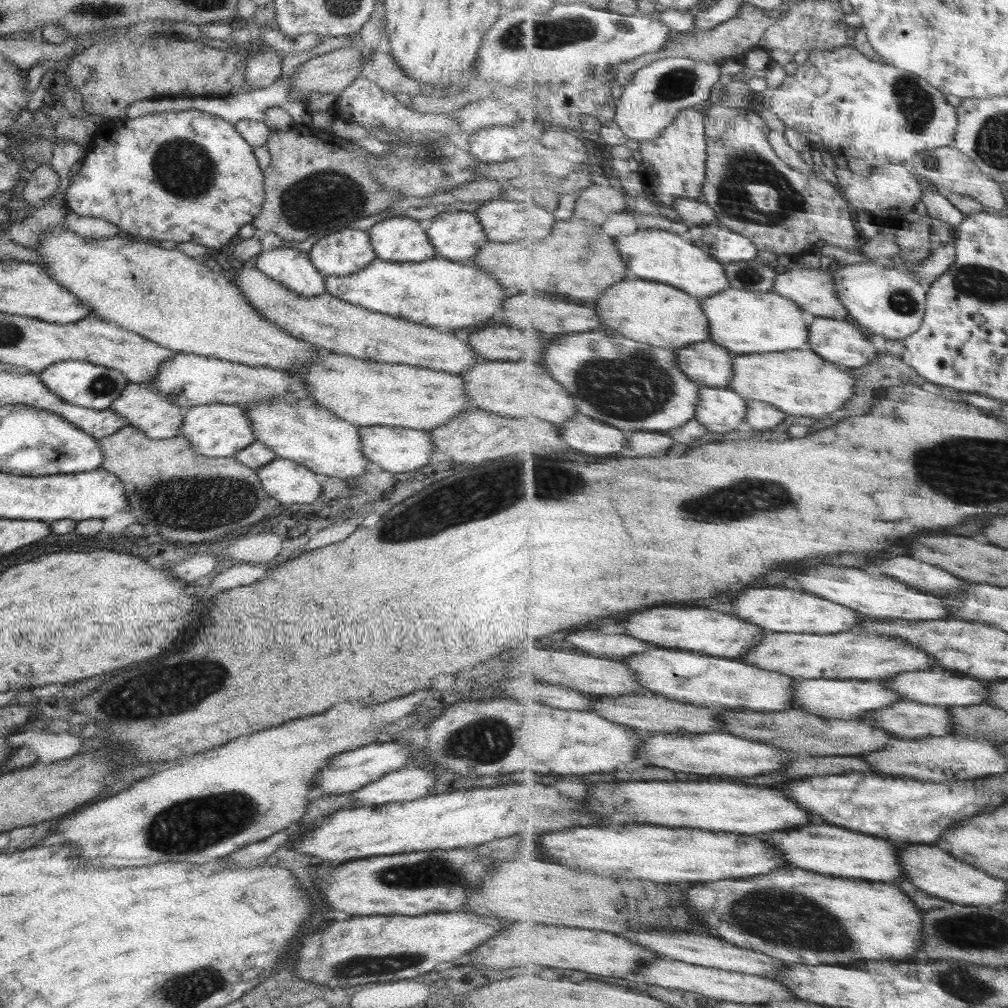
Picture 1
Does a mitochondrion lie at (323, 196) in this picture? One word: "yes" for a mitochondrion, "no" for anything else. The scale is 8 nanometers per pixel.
yes

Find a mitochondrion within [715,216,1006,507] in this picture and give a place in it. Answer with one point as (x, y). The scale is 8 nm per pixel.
(904, 302)

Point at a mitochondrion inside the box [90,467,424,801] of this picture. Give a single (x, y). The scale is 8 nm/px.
(198, 505)

